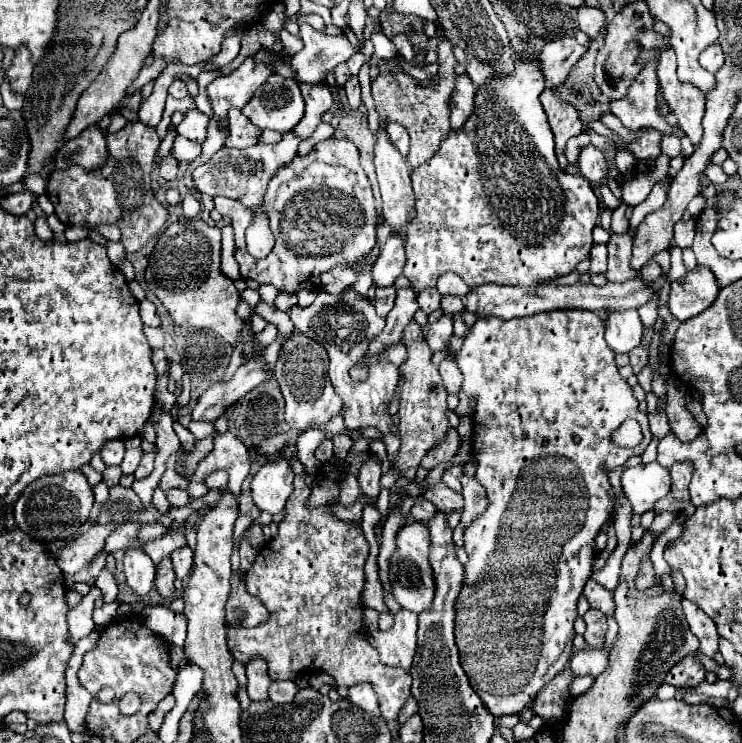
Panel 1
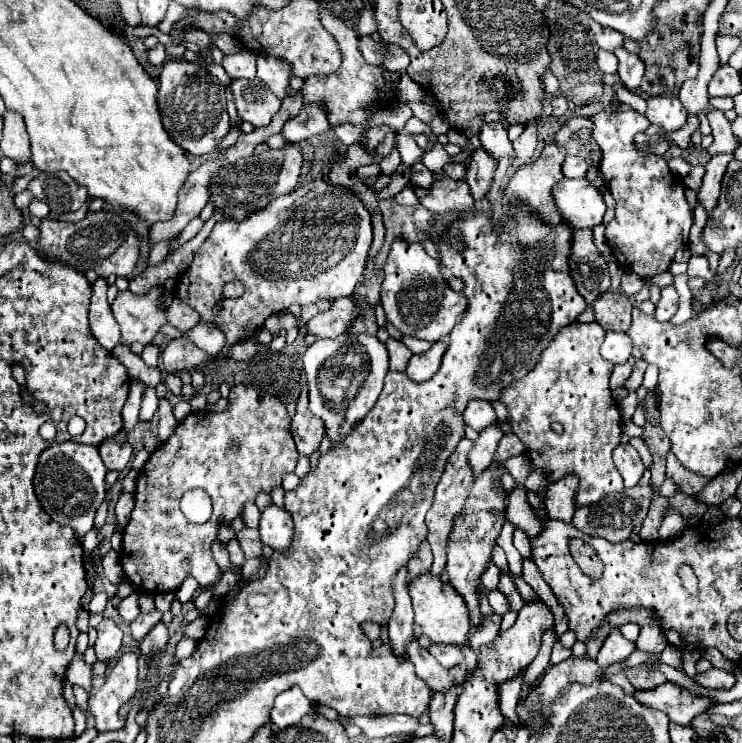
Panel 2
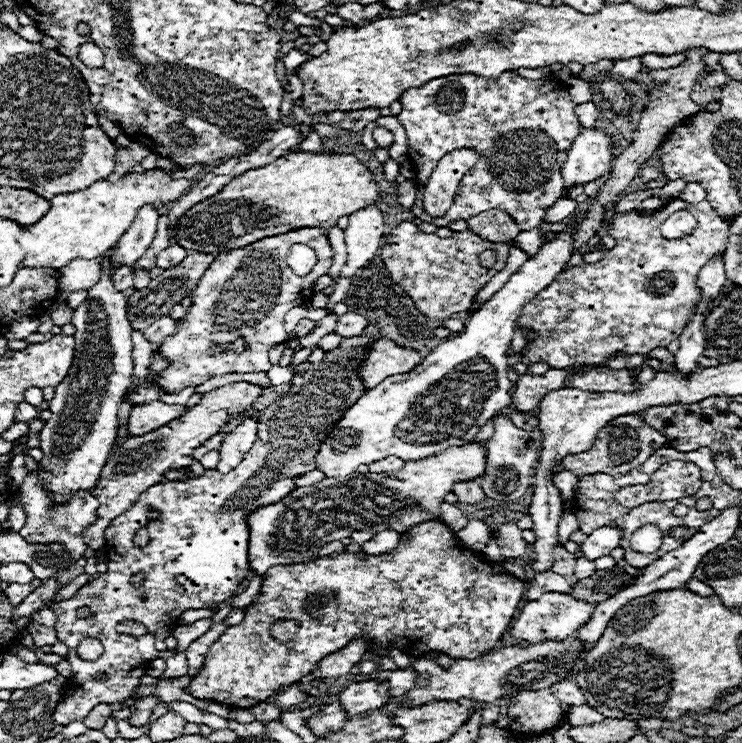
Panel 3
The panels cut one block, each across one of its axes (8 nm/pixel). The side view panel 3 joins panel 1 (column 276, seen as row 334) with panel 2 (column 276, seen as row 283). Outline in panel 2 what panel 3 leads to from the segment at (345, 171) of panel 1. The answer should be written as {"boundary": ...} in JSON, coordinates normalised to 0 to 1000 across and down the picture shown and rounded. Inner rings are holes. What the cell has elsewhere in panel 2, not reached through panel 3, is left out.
{"boundary":[[[423,242],[410,250],[402,250],[394,261],[385,261],[383,266],[367,269],[361,280],[348,283],[348,288],[340,288],[340,293],[332,293],[318,304],[315,299],[294,299],[283,318],[272,326],[267,339],[261,342],[261,350],[256,361],[237,374],[237,398],[248,404],[261,420],[270,423],[270,433],[294,439],[305,452],[305,466],[294,479],[283,479],[280,474],[270,471],[259,458],[253,455],[237,455],[226,460],[218,471],[218,493],[226,503],[243,503],[264,498],[278,485],[299,485],[310,476],[313,466],[323,458],[337,455],[345,444],[353,441],[356,431],[388,417],[394,409],[412,412],[423,409],[429,404],[453,404],[461,398],[469,398],[477,393],[477,385],[485,380],[491,366],[491,350],[493,336],[499,336],[501,328],[501,301],[499,288],[493,285],[485,266],[461,250],[447,250],[437,242]],[[323,377],[329,382],[329,396],[323,401],[305,401],[299,396],[302,382]]]}

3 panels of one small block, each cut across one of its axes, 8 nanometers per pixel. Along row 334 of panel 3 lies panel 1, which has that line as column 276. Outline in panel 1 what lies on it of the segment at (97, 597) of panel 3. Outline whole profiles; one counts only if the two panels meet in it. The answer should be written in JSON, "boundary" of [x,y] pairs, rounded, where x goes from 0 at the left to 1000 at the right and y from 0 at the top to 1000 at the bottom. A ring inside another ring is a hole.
{"boundary":[[[394,447],[383,452],[377,482],[369,493],[369,509],[377,517],[377,525],[385,538],[385,568],[394,576],[410,579],[415,571],[439,571],[447,560],[461,552],[461,538],[456,536],[450,520],[442,509],[442,476],[420,455]]]}

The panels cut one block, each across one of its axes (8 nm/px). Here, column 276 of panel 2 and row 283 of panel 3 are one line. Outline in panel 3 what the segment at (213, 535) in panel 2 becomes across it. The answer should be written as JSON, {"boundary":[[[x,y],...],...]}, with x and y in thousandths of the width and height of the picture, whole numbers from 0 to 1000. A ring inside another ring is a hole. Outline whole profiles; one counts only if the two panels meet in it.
{"boundary":[[[542,299],[528,310],[518,323],[512,345],[528,377],[539,382],[550,398],[558,404],[558,412],[577,428],[604,431],[606,423],[628,420],[636,409],[636,401],[655,380],[679,361],[685,347],[685,328],[671,328],[671,353],[658,363],[647,358],[644,345],[652,336],[666,336],[663,326],[650,323],[633,310],[612,312],[606,320],[593,320],[588,315],[574,315],[558,299]],[[620,336],[620,339],[617,339]]]}

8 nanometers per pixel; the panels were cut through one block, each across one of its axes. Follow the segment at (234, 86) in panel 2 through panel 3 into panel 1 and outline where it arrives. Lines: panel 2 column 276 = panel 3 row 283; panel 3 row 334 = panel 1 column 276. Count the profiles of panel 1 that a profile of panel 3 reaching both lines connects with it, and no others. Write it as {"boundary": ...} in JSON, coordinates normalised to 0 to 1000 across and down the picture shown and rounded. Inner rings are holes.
{"boundary":[[[367,100],[340,135],[326,145],[332,159],[350,175],[391,178],[410,156],[410,135],[404,129],[404,116],[394,105]]]}

